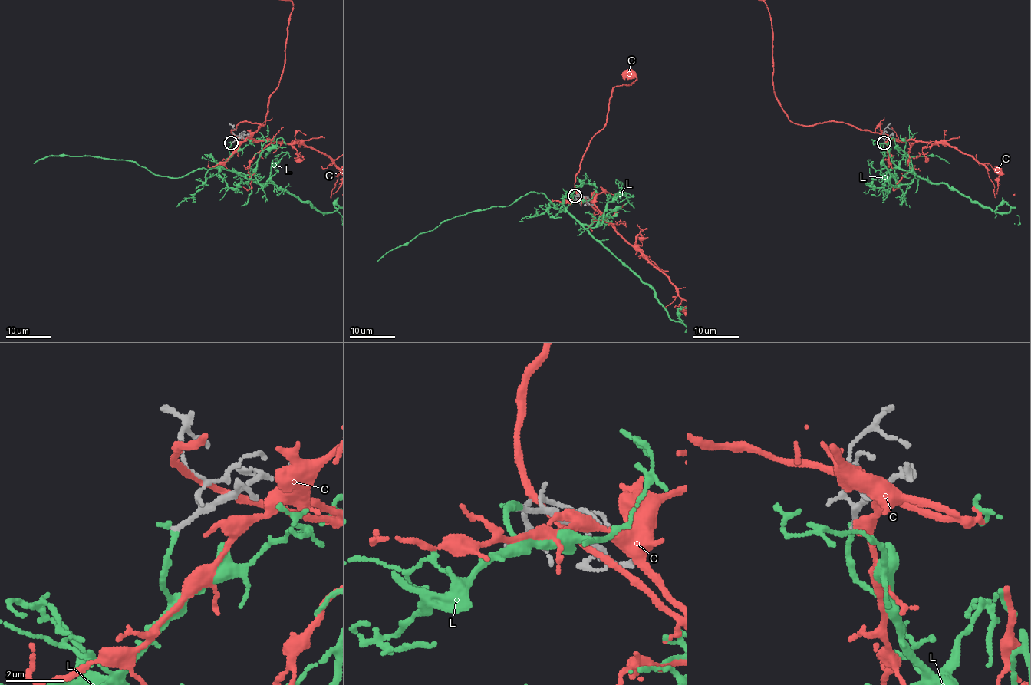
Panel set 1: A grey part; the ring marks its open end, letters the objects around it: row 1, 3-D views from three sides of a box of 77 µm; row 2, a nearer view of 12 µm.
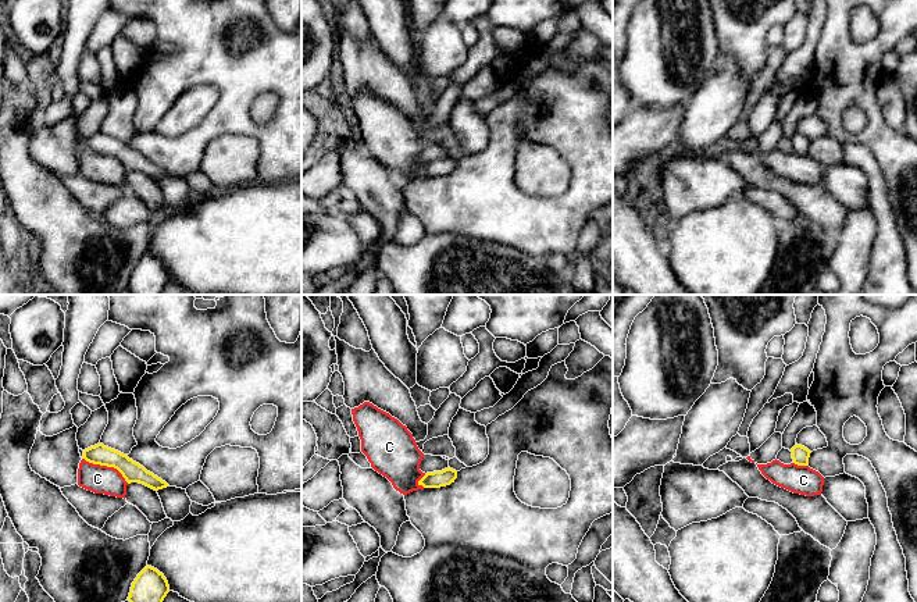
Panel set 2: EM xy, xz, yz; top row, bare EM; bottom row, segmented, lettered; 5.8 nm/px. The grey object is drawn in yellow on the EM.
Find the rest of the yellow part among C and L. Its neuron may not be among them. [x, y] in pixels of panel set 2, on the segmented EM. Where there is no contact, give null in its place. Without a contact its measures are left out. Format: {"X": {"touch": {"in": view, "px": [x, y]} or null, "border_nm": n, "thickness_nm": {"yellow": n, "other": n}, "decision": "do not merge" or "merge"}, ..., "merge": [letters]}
{"C": {"touch": {"in": "xy", "px": [106, 465]}, "border_nm": 300, "thickness_nm": {"yellow": 120, "other": 160}, "decision": "do not merge"}, "L": {"touch": null, "decision": "merge"}, "merge": ["L"]}

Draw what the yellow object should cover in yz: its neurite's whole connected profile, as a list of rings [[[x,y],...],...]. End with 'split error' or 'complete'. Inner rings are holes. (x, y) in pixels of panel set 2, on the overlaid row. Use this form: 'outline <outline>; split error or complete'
outline [[[795,445],[792,449],[792,459],[793,463],[798,466],[807,466],[809,464],[809,457],[810,457],[810,450],[802,445]]]; complete

